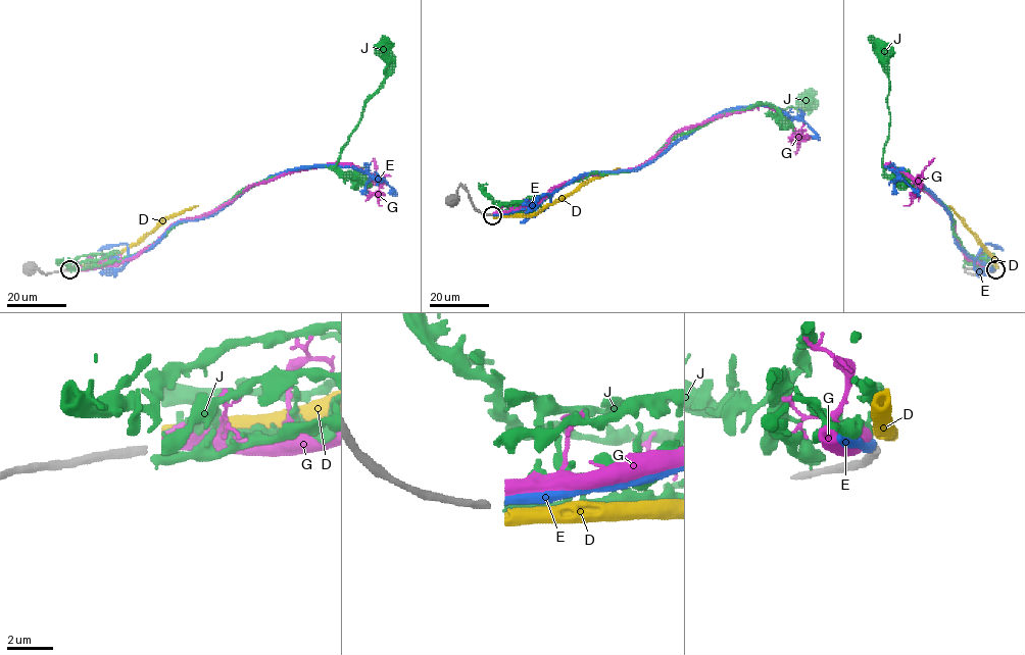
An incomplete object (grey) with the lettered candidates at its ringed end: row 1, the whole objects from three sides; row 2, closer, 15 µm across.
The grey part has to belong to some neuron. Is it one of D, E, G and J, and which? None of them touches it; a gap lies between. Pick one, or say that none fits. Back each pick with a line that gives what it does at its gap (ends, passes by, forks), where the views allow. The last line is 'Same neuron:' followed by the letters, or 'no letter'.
E: It ends there
Same neuron: E

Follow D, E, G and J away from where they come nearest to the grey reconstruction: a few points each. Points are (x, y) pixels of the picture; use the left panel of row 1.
D: (71, 268), (112, 260), (138, 244), (167, 218), (198, 205)
E: (70, 269), (130, 259), (177, 223), (214, 215), (254, 185), (302, 166), (360, 169), (382, 178), (396, 196)
G: (70, 269), (117, 266), (179, 221), (210, 214), (253, 186), (324, 164), (367, 171), (379, 185), (381, 205)
J: (70, 267), (133, 255), (255, 184), (334, 166), (384, 78), (382, 50)

